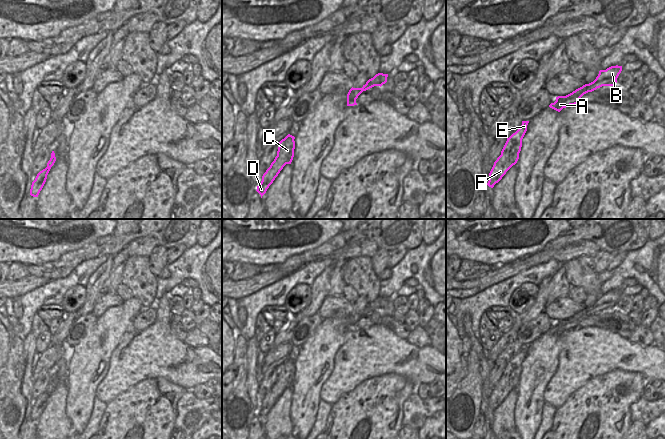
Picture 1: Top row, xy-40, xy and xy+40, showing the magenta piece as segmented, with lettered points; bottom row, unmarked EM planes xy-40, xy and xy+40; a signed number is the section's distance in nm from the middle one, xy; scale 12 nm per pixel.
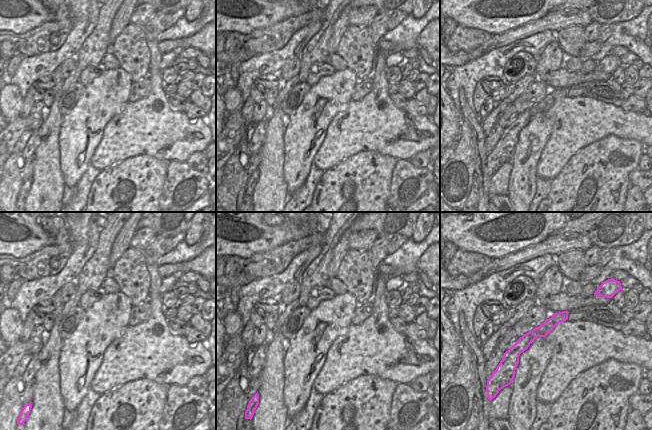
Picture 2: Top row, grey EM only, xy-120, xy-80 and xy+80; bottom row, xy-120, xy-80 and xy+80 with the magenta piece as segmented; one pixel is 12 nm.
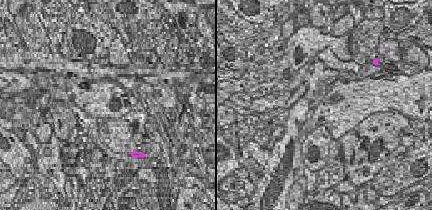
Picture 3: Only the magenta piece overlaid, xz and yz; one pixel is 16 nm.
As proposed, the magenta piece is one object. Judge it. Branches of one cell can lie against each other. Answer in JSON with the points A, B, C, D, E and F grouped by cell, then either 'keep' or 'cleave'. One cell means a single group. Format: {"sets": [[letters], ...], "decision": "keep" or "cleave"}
{"sets": [["A", "B", "C", "D", "E", "F"]], "decision": "keep"}

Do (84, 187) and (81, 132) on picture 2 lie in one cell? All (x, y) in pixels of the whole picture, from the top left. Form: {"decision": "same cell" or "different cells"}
{"decision": "different cells"}

